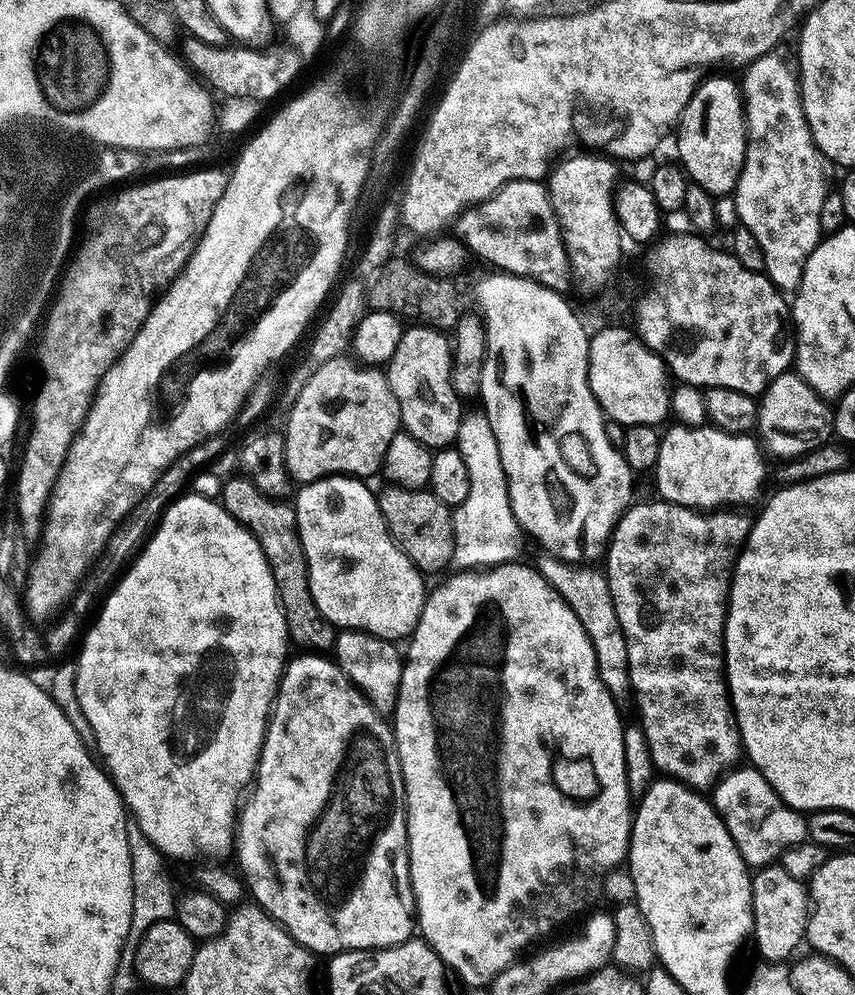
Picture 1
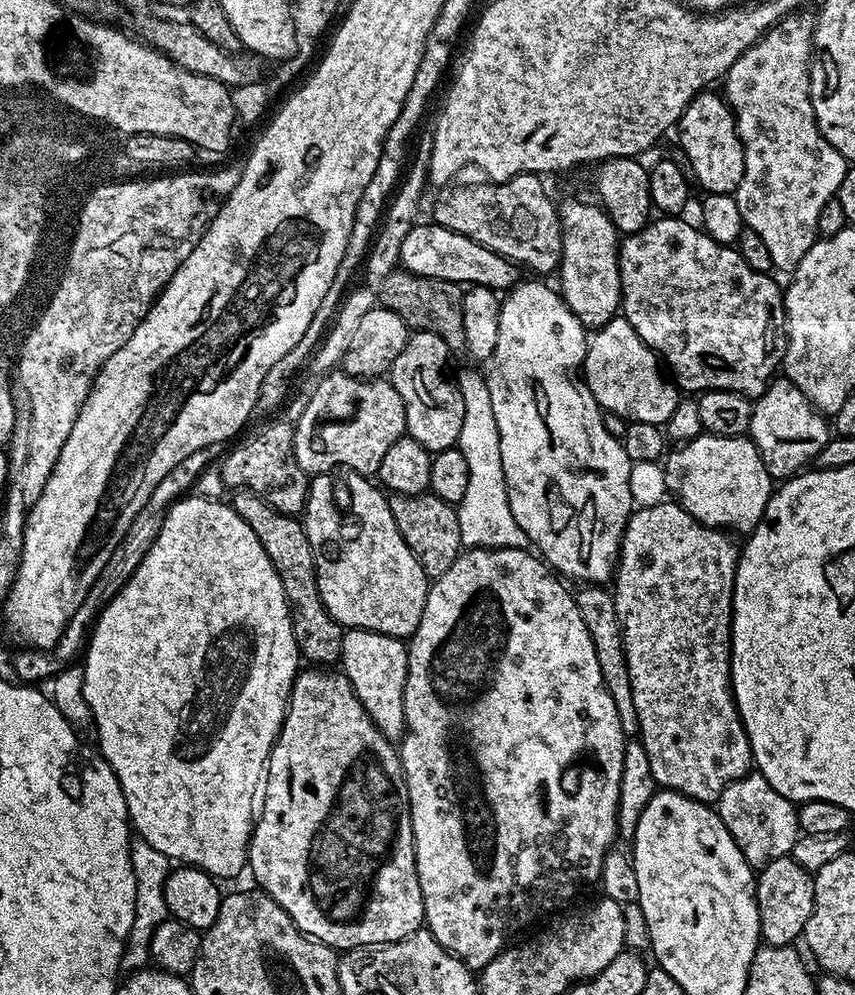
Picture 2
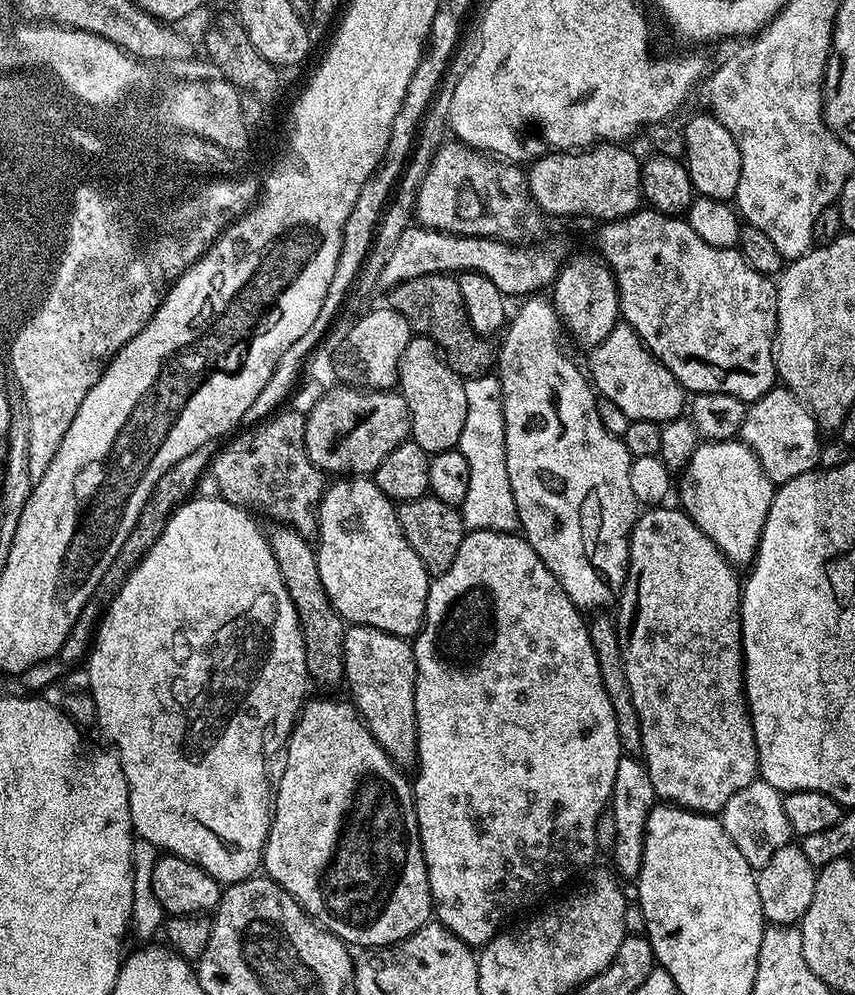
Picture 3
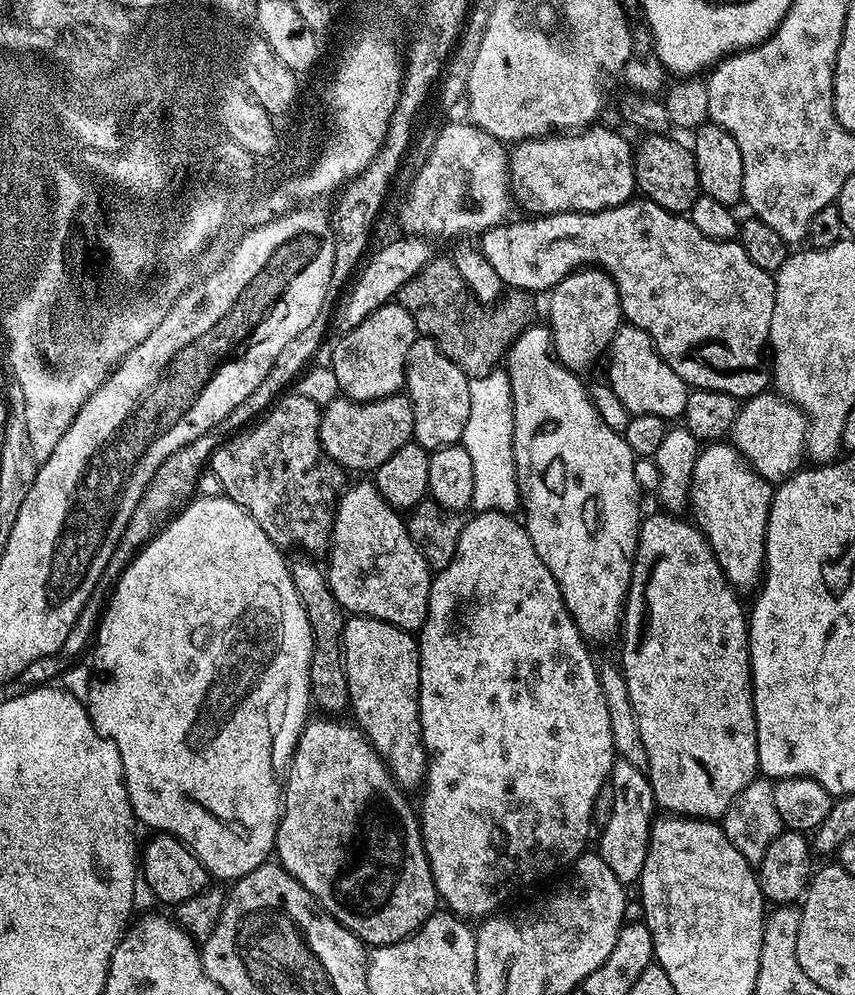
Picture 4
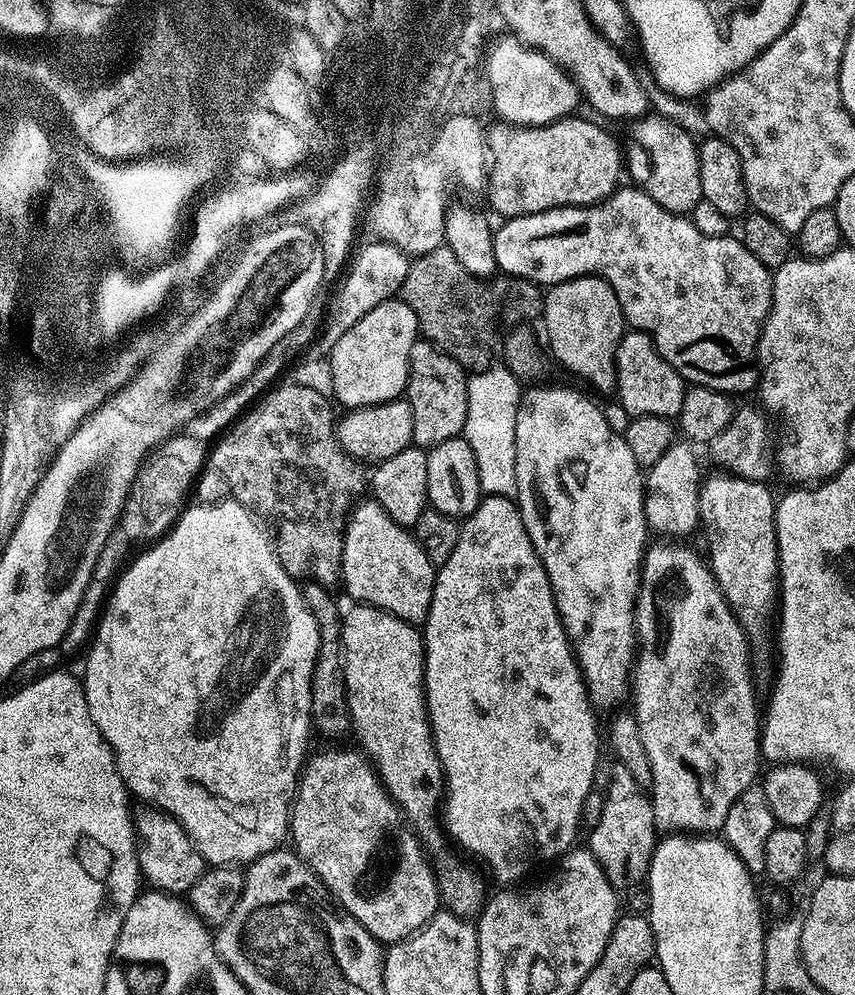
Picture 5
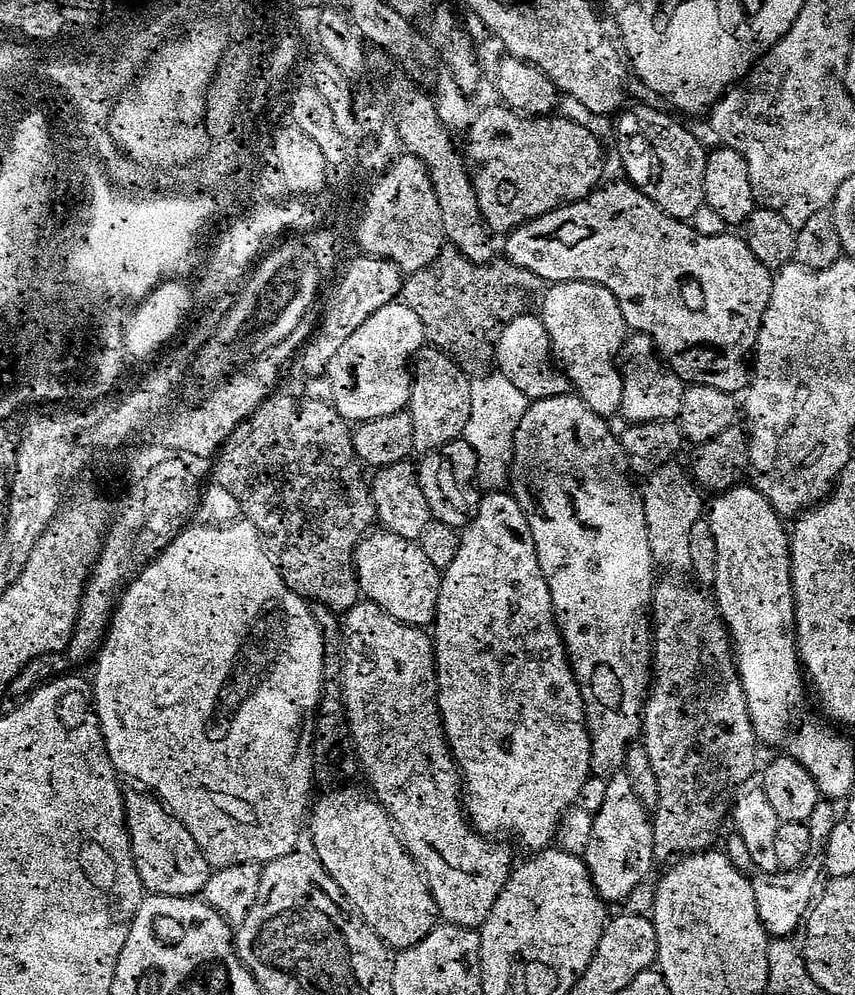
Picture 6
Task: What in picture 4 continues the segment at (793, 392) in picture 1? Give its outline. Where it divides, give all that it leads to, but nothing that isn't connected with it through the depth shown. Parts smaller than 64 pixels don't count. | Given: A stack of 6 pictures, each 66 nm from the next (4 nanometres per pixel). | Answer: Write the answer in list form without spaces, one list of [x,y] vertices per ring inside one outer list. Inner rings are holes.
[[[765,390],[747,397],[741,403],[738,418],[734,418],[730,443],[763,480],[776,486],[787,480],[793,472],[801,471],[805,463],[808,417],[796,404],[791,404],[775,391]]]

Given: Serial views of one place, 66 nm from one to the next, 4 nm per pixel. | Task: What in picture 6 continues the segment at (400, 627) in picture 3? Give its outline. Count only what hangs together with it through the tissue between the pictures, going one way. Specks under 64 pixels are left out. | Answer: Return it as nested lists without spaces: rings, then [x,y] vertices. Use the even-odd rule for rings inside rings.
[[[383,530],[369,531],[356,545],[354,563],[356,565],[356,583],[365,601],[377,604],[382,610],[386,610],[388,614],[407,624],[431,625],[436,615],[442,572],[441,569],[434,566],[434,562],[430,562],[430,558],[426,558],[426,554],[422,554],[416,540],[407,540],[398,534]]]

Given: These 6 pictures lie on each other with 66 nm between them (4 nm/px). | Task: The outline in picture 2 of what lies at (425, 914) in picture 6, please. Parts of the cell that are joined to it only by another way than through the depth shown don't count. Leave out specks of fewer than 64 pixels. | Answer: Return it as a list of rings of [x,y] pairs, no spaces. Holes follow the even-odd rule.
[[[304,670],[296,677],[288,699],[288,713],[284,719],[284,725],[268,759],[266,783],[262,788],[262,803],[259,805],[258,815],[252,826],[252,837],[248,843],[247,867],[250,872],[252,868],[253,878],[260,883],[257,885],[267,892],[270,898],[274,898],[274,902],[278,902],[278,906],[282,906],[286,914],[290,914],[294,926],[298,926],[298,930],[305,936],[320,940],[333,950],[393,944],[406,939],[410,934],[421,931],[424,924],[424,903],[416,865],[414,826],[404,771],[400,765],[400,754],[397,745],[387,740],[382,730],[378,730],[378,726],[374,726],[370,714],[366,714],[362,702],[354,694],[347,676],[336,670],[308,671],[312,672]]]

